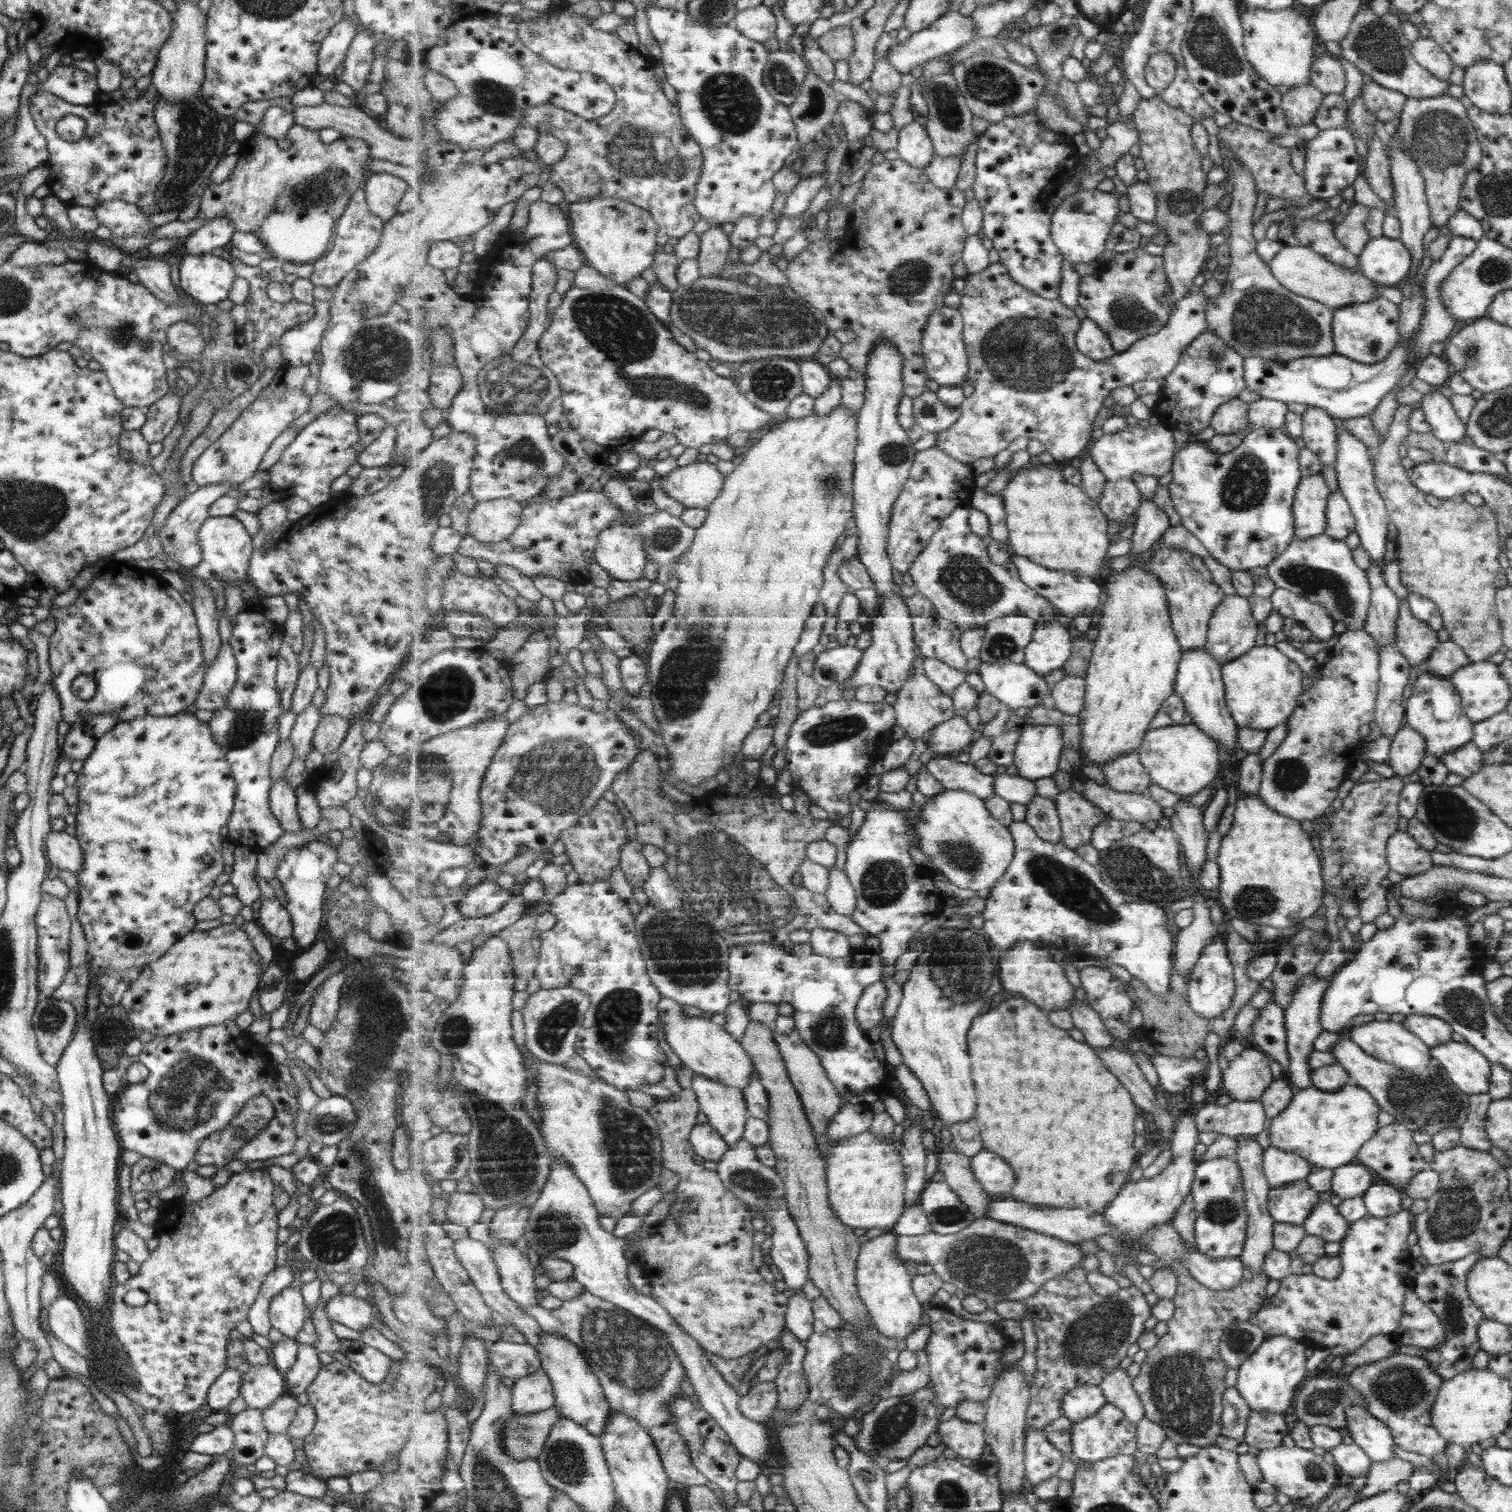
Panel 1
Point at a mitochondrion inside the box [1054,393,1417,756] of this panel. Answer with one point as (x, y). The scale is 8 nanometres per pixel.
(1309, 579)

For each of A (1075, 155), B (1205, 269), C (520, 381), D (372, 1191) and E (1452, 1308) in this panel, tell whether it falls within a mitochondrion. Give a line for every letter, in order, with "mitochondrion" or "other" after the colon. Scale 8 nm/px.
A: other
B: other
C: mitochondrion
D: mitochondrion
E: mitochondrion

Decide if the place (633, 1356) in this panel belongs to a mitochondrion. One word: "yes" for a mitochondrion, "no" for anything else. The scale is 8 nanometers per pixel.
yes

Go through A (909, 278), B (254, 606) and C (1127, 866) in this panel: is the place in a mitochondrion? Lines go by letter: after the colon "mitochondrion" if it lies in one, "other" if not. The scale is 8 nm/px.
A: mitochondrion
B: other
C: mitochondrion

